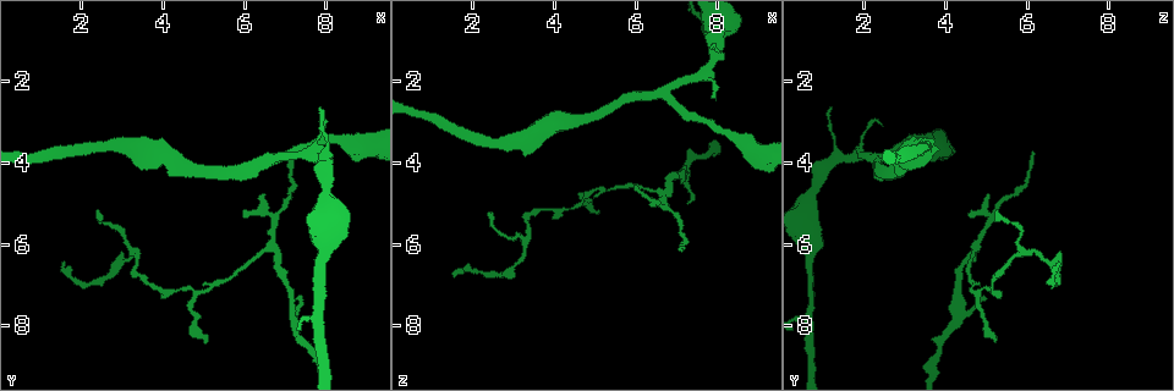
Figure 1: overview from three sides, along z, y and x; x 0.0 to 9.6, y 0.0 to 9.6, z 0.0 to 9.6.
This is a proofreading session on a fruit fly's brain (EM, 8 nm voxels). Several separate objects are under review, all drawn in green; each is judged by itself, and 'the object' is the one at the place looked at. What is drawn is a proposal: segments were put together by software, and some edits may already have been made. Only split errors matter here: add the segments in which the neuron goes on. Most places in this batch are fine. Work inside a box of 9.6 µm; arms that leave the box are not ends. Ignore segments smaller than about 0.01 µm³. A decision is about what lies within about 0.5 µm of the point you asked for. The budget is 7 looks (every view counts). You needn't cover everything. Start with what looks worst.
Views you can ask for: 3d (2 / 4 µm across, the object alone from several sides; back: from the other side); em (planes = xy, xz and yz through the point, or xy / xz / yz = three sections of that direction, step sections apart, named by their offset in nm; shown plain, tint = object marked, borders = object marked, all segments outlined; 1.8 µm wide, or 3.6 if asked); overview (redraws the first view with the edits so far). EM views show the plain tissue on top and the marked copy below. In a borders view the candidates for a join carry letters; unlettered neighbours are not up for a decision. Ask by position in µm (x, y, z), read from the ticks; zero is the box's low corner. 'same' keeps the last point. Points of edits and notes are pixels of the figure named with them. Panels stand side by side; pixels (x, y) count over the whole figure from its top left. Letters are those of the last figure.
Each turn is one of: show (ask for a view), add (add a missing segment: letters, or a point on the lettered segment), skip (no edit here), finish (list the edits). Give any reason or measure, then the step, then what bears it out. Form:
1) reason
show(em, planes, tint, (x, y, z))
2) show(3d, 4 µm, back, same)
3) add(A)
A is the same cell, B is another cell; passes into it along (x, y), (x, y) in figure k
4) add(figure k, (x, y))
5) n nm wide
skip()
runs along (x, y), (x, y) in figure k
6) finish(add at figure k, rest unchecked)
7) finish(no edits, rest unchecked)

an open end
show(em, planes, borders, (1.55, 6.45, 6.75))

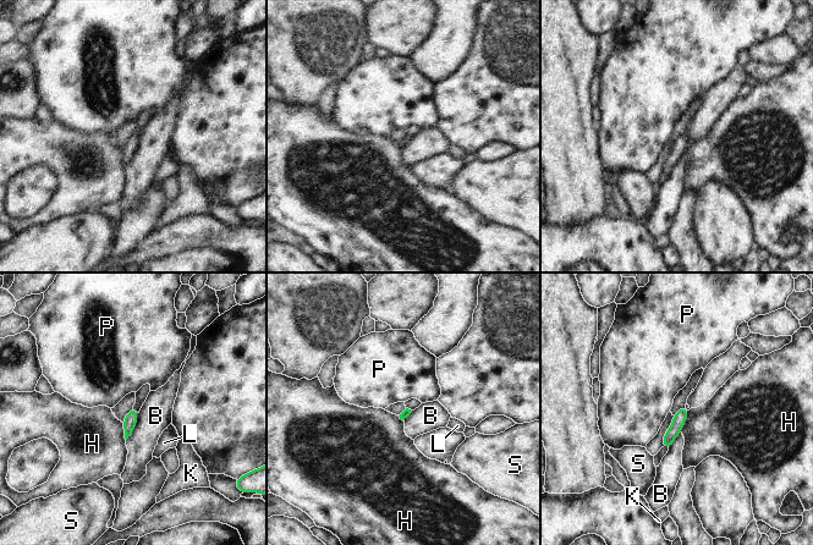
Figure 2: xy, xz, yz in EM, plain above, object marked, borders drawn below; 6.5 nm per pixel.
skip()
B, H, K, L, P and S are other cells; border along (138, 413), (135, 429), (126, 440) in figure 2; no lettered segment goes on from it

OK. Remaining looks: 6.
branch stops here
show(em, planes, borders, (7.90, 3.00, 2.40))

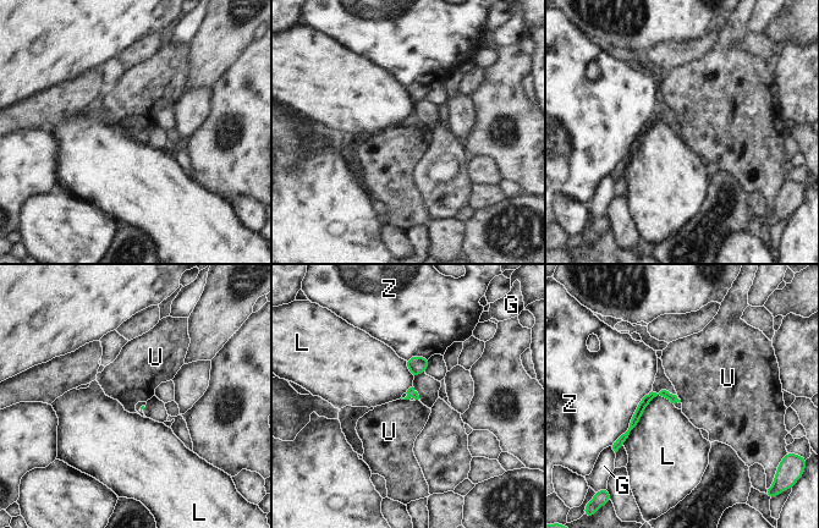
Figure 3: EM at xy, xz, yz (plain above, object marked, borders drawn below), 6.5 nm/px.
skip()
G, L, U and Z are other cells; runs along (675, 399), (652, 395), (620, 440) in figure 3; no lettered segment goes on from it

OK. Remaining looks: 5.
show(em, planes, borders, (5.05, 8.40, 5.20))

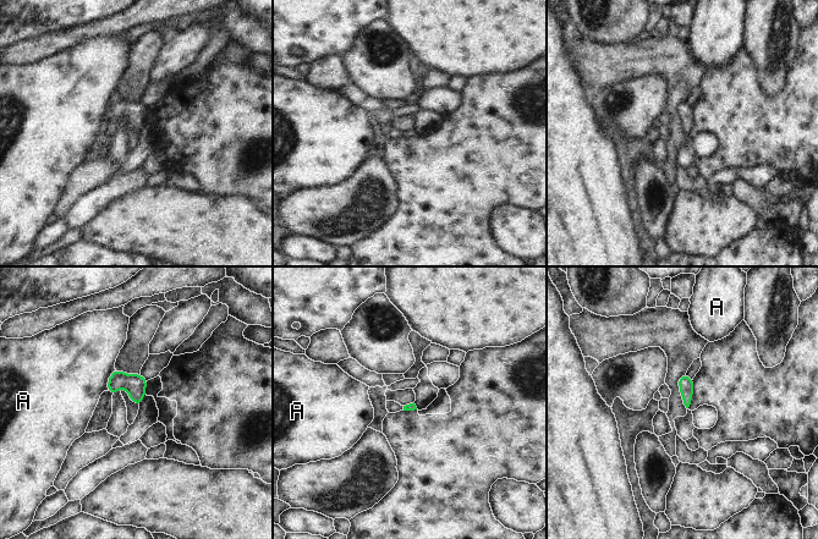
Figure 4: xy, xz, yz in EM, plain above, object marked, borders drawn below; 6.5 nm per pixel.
skip()
A is another cell; border along (115, 369), (108, 380), (106, 390) in figure 4; no lettered segment goes on from it

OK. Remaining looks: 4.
finish(no edits, rest unchecked)

